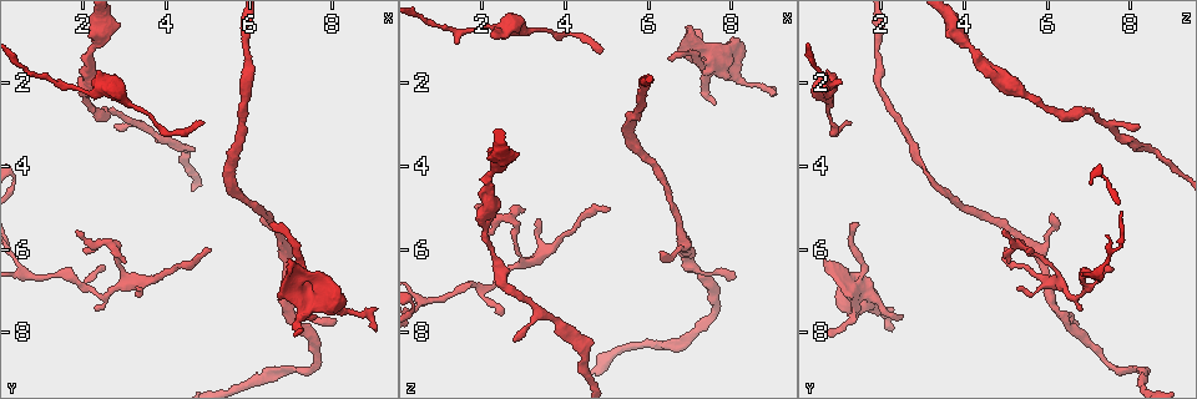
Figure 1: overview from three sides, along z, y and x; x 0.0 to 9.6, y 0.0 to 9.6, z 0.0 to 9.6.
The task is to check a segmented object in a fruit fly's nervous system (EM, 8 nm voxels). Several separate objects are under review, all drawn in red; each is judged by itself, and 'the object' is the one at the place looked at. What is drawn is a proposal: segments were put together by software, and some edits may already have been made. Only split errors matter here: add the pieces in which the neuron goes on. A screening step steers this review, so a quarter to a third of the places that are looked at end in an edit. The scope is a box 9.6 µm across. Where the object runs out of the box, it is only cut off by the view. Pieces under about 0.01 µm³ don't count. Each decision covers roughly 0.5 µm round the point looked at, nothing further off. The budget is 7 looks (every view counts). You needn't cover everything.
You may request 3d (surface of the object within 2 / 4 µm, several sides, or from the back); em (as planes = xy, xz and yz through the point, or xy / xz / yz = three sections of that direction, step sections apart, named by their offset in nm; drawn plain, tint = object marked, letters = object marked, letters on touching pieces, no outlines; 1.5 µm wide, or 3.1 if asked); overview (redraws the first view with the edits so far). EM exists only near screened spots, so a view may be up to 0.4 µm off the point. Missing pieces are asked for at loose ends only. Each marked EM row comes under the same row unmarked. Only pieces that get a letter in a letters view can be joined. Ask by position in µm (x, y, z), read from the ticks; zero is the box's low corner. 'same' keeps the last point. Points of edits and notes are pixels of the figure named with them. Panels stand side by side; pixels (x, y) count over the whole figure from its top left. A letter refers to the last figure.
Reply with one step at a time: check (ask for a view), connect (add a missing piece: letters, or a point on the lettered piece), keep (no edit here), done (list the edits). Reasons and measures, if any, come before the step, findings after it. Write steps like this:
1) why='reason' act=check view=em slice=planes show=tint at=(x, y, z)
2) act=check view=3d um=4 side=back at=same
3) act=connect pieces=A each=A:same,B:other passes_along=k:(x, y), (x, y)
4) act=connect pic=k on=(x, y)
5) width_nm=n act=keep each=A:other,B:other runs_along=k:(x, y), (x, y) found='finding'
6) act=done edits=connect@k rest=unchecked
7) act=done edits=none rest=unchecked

why='branch stops here' act=check view=3d um=4 at=(6.75, 7.20, 1.25)

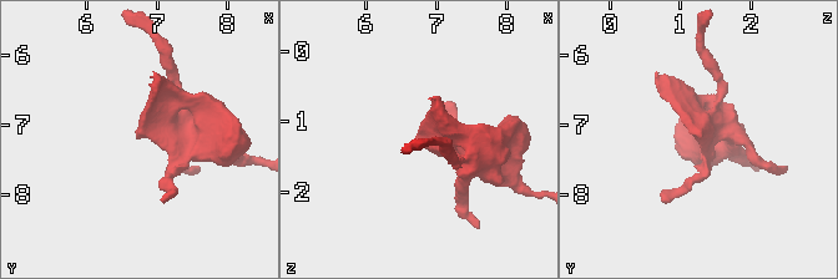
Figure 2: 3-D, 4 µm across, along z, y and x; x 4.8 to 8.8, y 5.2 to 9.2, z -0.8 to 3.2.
why='need the tissue' act=check view=em slice=xy step=4 show=letters at=(6.75, 7.15, 1.25)

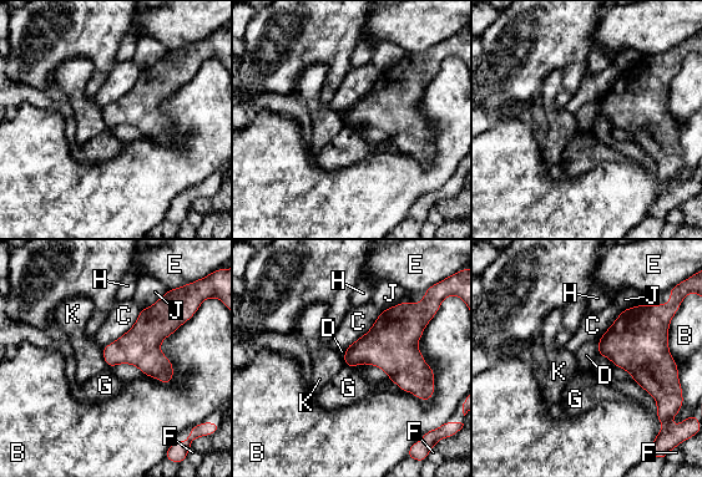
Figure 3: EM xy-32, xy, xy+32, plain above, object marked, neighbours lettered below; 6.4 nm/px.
why='another direction' act=check view=em slice=planes show=letters at=same

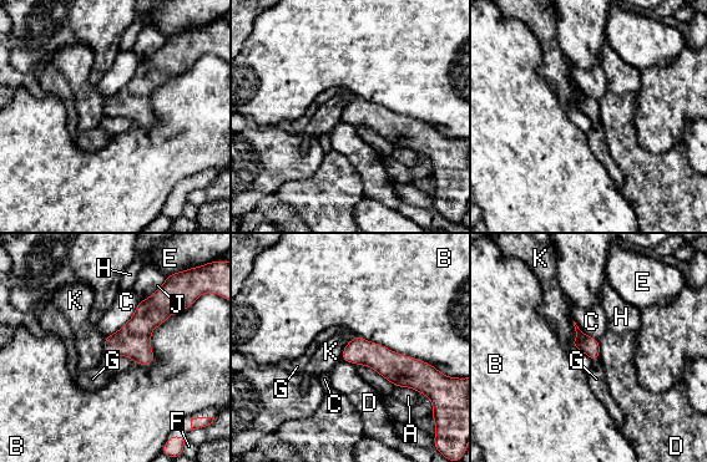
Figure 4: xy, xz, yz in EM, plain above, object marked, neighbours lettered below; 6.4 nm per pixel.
act=keep each=A:other,B:other,C:other,D:other,E:other,F:other,G:other,H:other,J:other,K:other border=4:(574, 321), (575, 339), (569, 345) found='none of them fits'

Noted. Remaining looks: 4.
why='branch stops here' act=check view=em slice=xy step=8 show=letters at=(8.05, 7.65, 6.70)

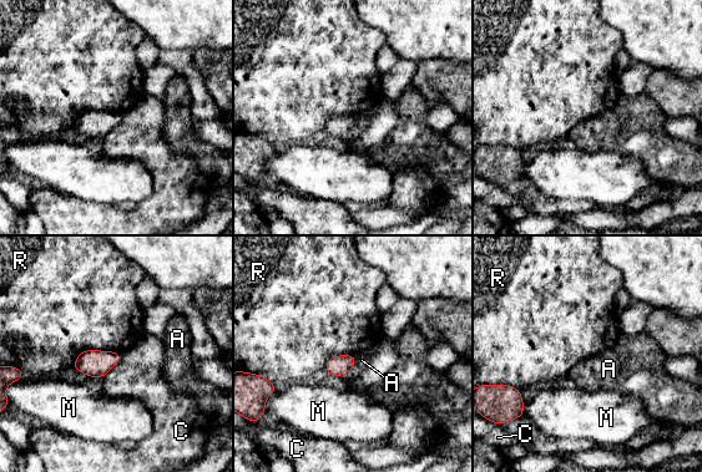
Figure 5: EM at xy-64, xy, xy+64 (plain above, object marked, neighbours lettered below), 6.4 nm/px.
width_nm=130 act=keep each=A:other,C:other,M:other,R:other border=5:(120, 351), (85, 349), (70, 368) found='no lettered piece goes on from it'

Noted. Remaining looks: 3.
why='branch stops here' act=check view=em slice=xz step=4 show=letters at=(2.75, 2.95, 8.25)

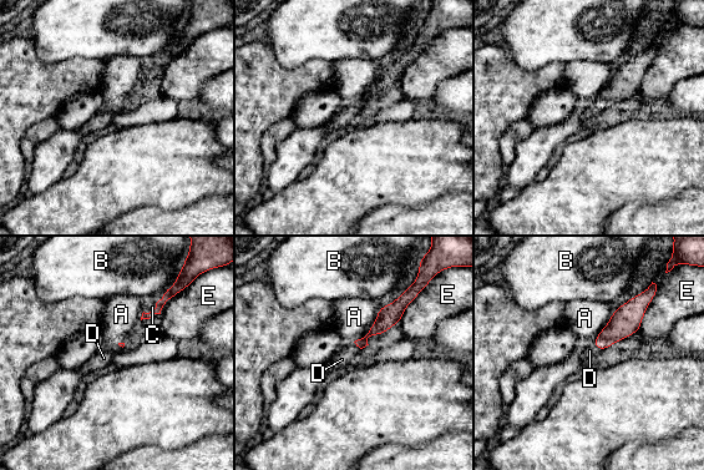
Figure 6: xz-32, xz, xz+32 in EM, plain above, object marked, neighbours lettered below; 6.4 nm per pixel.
why='another direction' act=check view=em slice=xy step=8 show=letters at=same

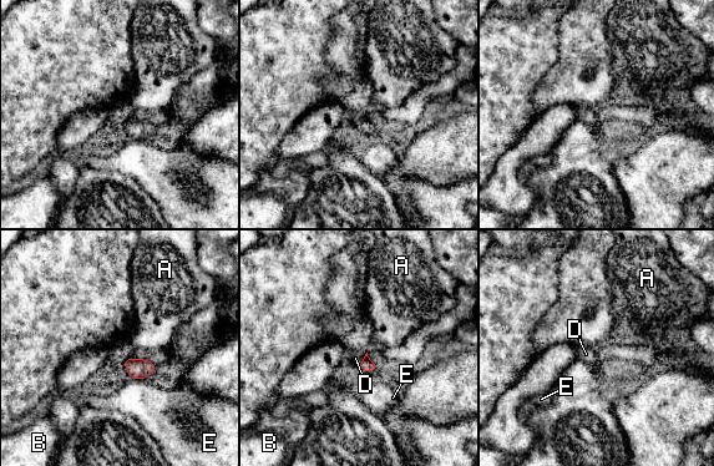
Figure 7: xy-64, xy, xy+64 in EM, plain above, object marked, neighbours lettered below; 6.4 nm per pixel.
act=connect pieces=D each=A:other,B:other,D:same,E:other found='the neuron continues'

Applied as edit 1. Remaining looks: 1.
act=done edits=connect@7 rest=unchecked

